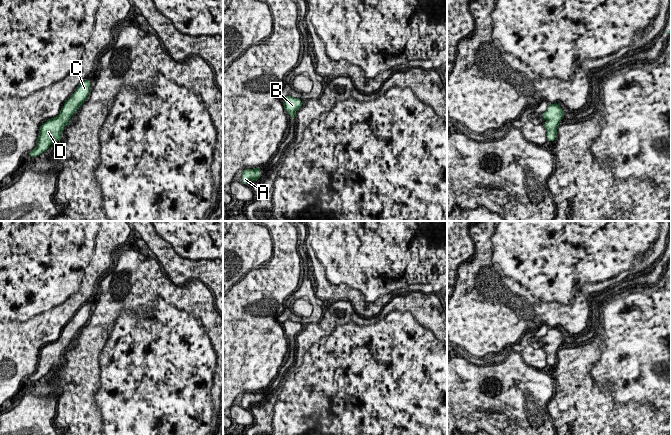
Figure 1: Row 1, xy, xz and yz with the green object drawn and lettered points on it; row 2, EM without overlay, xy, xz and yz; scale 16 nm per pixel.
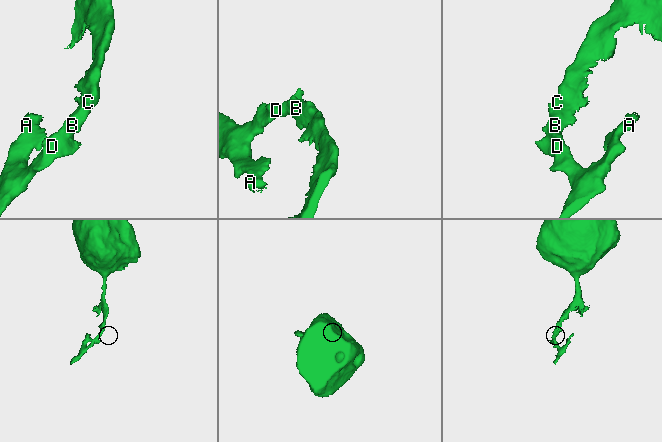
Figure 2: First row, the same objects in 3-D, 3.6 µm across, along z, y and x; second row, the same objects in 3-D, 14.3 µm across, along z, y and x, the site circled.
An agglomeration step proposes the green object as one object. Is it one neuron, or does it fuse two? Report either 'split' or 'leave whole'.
leave whole

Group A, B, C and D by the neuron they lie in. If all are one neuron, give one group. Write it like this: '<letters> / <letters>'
A B C D

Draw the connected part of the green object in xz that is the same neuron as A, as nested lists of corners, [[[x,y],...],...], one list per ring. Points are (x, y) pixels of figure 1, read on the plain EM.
[[[259,392],[245,393],[242,396],[241,407],[247,409],[248,407],[250,407],[254,404],[259,404],[260,403],[260,399],[259,399],[260,396],[261,396],[261,394]]]

